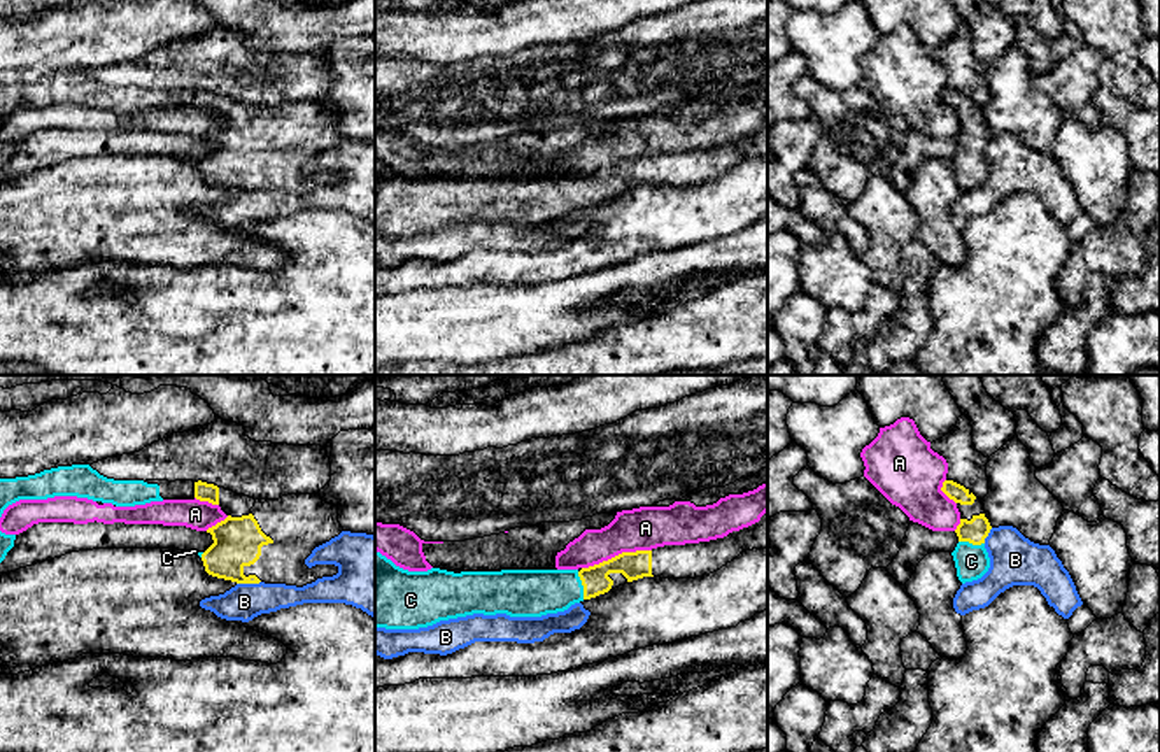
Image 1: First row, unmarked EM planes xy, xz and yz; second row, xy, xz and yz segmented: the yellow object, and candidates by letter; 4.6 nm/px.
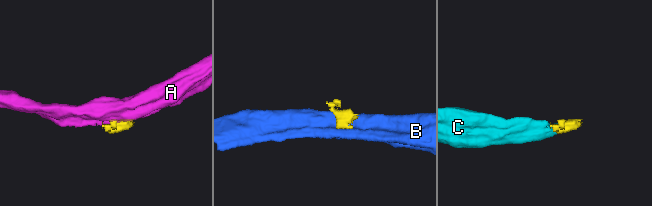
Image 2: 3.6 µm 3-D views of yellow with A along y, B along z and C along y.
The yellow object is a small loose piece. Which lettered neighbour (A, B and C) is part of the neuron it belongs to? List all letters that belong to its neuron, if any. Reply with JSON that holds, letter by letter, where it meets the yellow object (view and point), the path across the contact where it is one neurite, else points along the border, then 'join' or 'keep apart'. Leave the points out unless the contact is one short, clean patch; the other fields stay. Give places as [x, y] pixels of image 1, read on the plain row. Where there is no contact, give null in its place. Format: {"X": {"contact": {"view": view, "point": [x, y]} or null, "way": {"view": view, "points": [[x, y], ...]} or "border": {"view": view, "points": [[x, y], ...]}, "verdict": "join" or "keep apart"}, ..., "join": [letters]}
{"A": {"contact": {"view": "xz", "point": [615, 163]}, "border": {"view": "xz", "points": [[650, 156], [622, 158], [582, 176]]}, "verdict": "keep apart"}, "B": {"contact": {"view": "xy", "point": [247, 190]}, "border": {"view": "xy", "points": [[260, 188], [237, 191]]}, "verdict": "keep apart"}, "C": {"contact": {"view": "xz", "point": [582, 191]}, "way": {"view": "xz", "points": [[594, 186], [582, 191], [530, 200]]}, "verdict": "join"}, "join": ["C"]}

